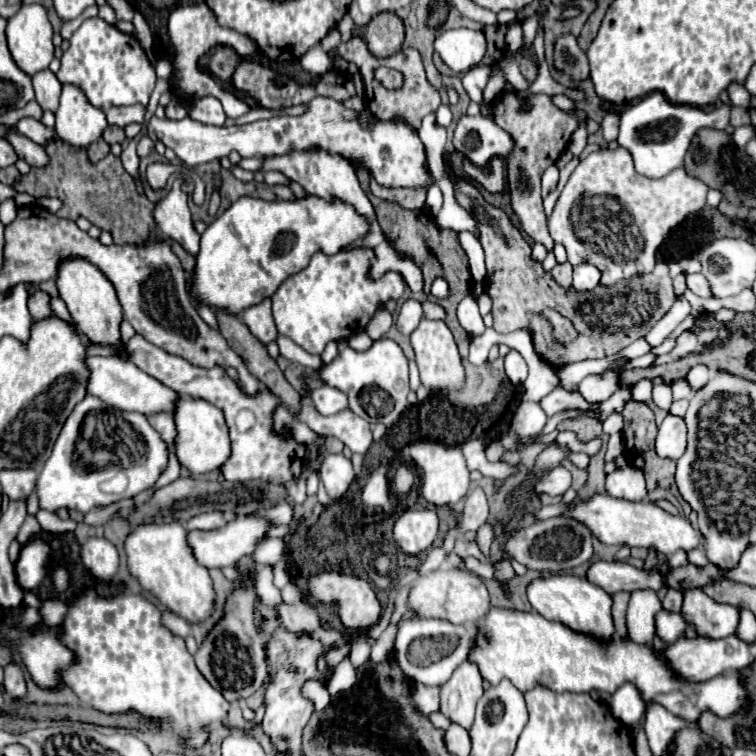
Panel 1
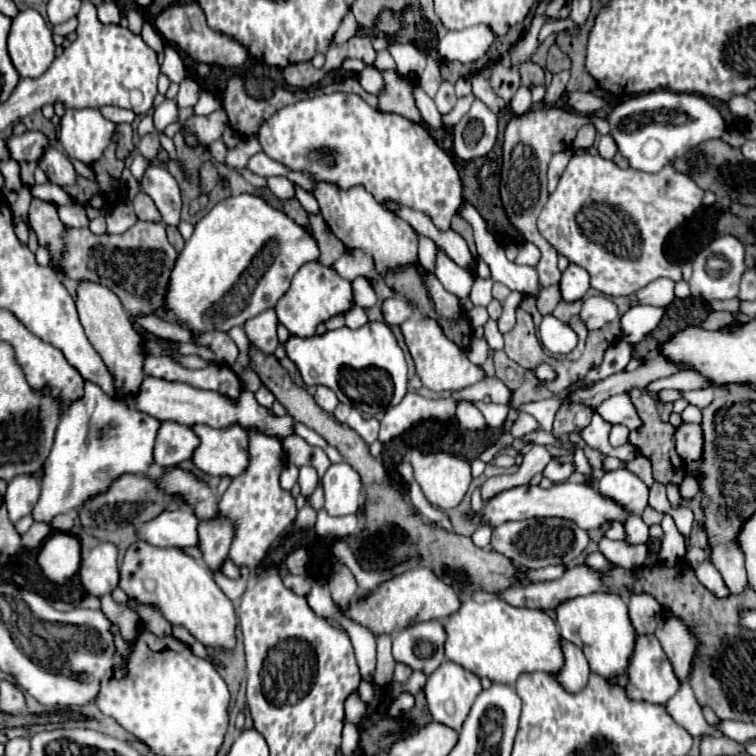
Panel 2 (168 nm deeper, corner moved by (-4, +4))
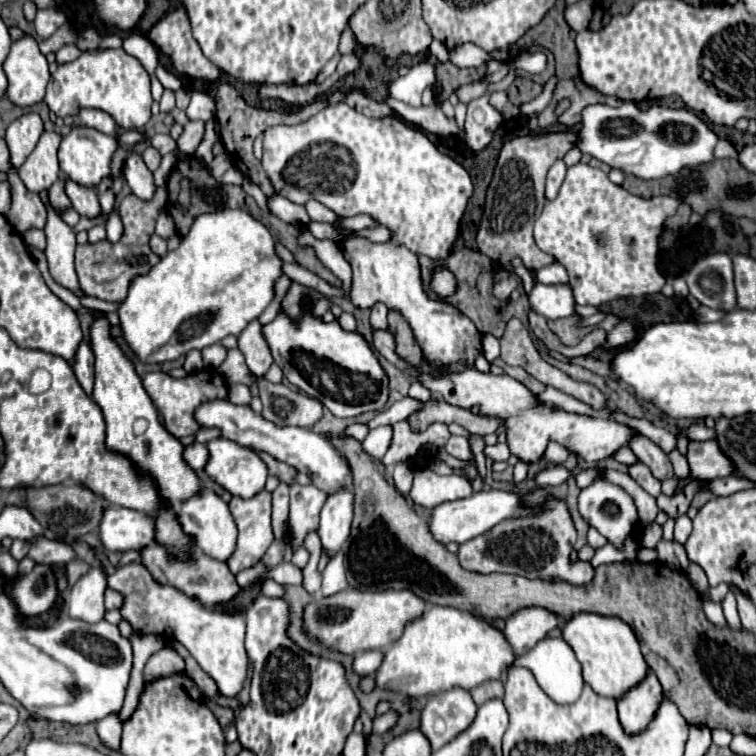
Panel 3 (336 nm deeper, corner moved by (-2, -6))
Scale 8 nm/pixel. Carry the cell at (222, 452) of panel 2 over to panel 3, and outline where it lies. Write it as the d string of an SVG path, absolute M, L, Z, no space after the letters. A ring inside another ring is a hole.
M214 438L214 440L206 442L206 448L210 452L210 458L204 466L206 474L210 476L210 480L220 484L224 490L228 490L232 496L252 498L254 494L258 494L264 488L266 478L268 478L268 468L254 450L242 448L236 442L230 442L226 438Z

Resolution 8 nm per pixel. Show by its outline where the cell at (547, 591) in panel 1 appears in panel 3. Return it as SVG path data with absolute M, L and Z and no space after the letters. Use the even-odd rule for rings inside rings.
M578 612L572 618L564 620L562 638L568 642L578 662L582 664L584 682L600 696L620 698L628 688L636 686L648 672L632 628L620 618L602 616L594 612Z

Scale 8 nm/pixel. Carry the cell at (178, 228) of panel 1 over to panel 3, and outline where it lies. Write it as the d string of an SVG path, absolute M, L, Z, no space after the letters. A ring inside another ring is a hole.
M136 152L130 154L130 158L126 160L126 166L124 166L124 178L126 178L132 194L136 194L140 200L150 202L154 198L154 192L156 192L154 176L142 162L140 154L136 154Z

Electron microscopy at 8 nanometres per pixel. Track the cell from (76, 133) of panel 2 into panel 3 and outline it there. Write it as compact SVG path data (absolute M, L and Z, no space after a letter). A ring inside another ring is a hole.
M74 126L70 134L62 138L62 144L58 148L60 170L82 186L96 186L104 176L110 174L110 160L116 148L118 148L118 140L114 136L102 134L88 126Z

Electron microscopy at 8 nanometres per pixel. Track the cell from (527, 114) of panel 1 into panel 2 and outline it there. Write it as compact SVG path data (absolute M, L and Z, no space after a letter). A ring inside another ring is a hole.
M536 108L530 110L522 116L516 116L508 122L506 132L504 132L504 154L502 154L502 168L500 168L500 200L506 210L506 216L510 224L528 240L534 242L540 250L540 264L538 272L546 278L542 278L542 286L552 286L558 284L560 280L560 270L556 266L558 254L556 250L540 236L536 228L536 218L540 210L544 208L548 200L548 190L546 190L546 170L548 162L556 152L566 150L564 140L574 140L576 130L580 130L584 124L594 124L598 134L608 134L608 122L598 116L584 116L572 110L562 110L562 108Z

